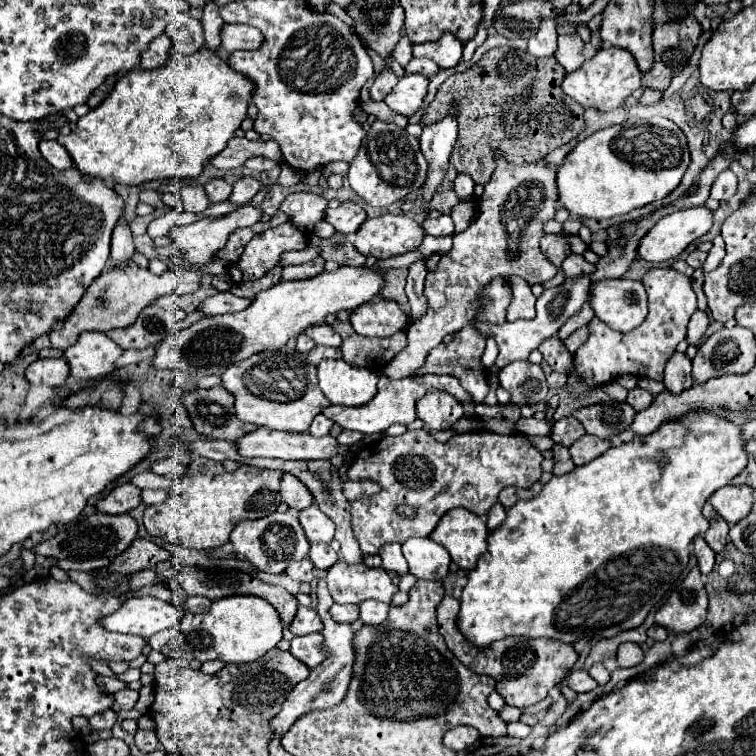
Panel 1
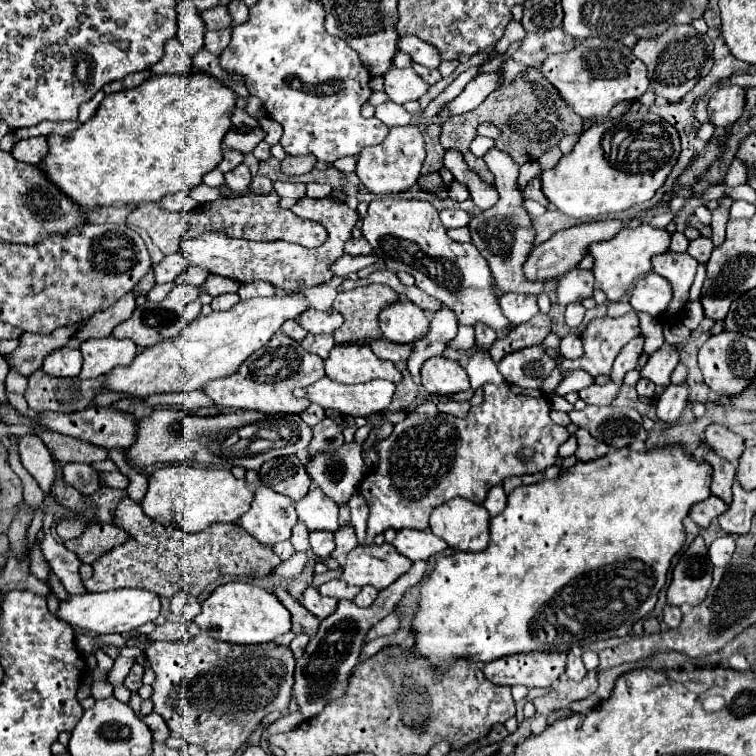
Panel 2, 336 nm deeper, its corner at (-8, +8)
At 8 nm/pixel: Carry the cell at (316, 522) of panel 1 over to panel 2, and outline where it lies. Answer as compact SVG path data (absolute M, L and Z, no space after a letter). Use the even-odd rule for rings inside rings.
M321 488L309 490L307 496L295 504L295 510L299 518L307 524L309 532L315 530L335 532L339 528L337 504Z

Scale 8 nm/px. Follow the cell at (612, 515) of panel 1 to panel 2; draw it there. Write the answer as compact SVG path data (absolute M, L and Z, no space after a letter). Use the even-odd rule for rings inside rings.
M629 448L611 450L607 456L591 462L577 462L573 468L563 470L557 480L541 480L531 486L519 486L509 494L507 508L491 518L491 540L483 552L455 552L451 556L441 556L431 570L427 570L427 578L421 582L417 610L413 614L411 632L413 644L411 654L415 658L427 660L427 664L435 670L447 670L453 666L453 660L465 658L469 662L493 662L513 654L529 654L529 652L571 652L575 646L585 646L591 642L607 640L613 636L625 636L631 626L645 618L655 602L661 586L665 584L667 570L671 566L671 558L685 544L683 518L689 514L695 502L709 498L711 484L711 468L703 460L693 460L681 448L653 448L649 452L633 452Z

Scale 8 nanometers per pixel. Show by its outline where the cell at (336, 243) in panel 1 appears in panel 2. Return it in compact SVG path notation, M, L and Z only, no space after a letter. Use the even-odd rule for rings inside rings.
M351 238L349 242L345 242L345 252L347 254L373 254L365 238Z

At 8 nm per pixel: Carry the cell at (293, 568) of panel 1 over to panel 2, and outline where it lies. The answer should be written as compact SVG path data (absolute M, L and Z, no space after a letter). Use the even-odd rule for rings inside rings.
M297 520L295 528L293 528L291 544L295 546L297 552L305 552L305 550L309 550L309 530L307 530L307 526L305 526L301 520Z

